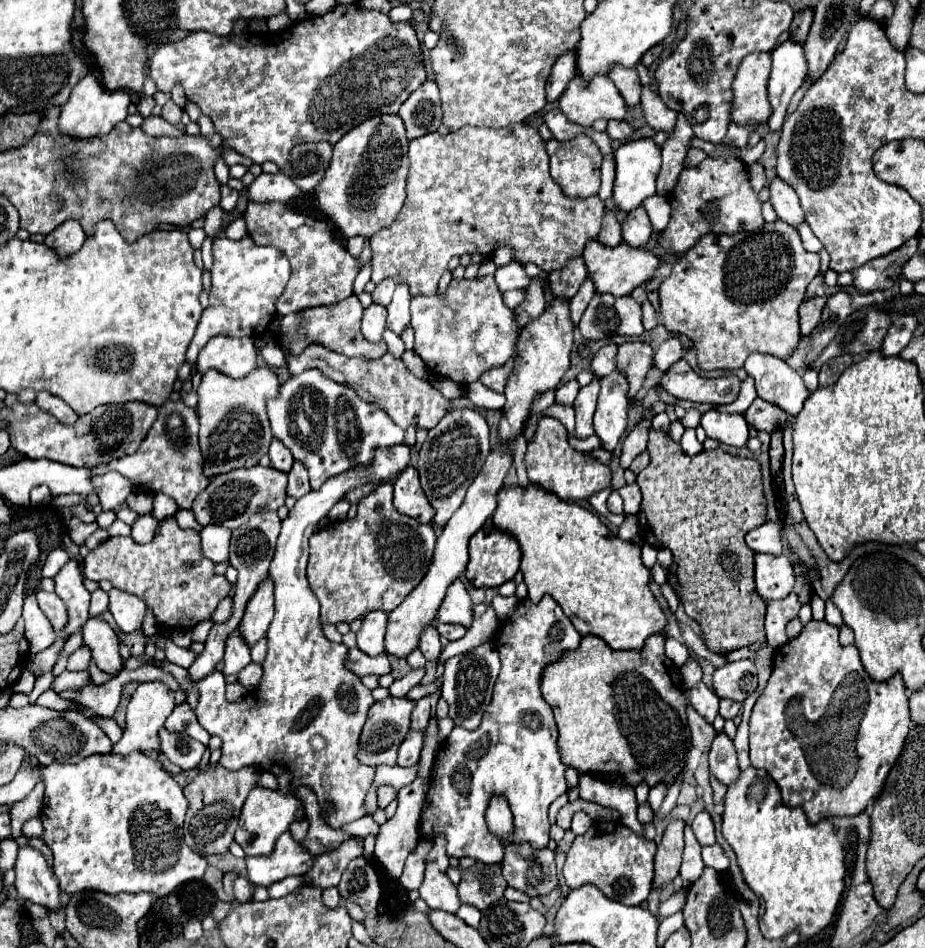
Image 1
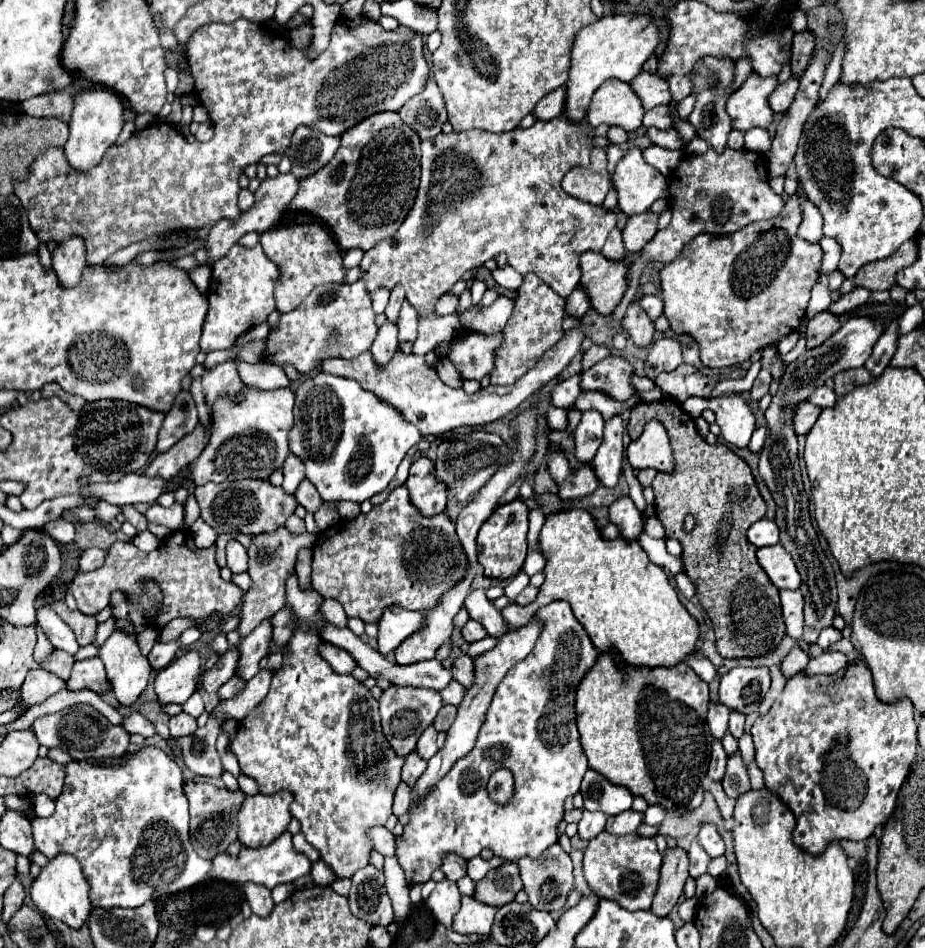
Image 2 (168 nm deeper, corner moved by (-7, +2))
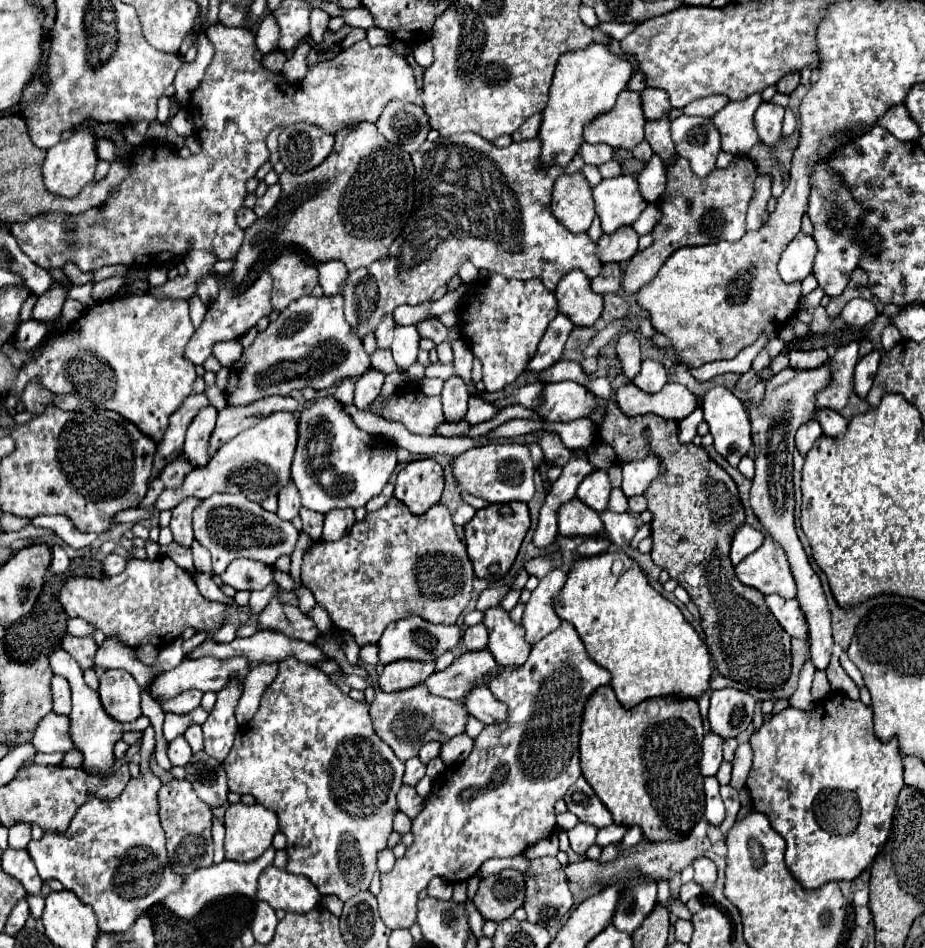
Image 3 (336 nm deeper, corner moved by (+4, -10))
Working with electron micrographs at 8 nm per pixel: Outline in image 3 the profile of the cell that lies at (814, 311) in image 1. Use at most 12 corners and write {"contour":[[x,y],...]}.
{"contour":[[791,350],[789,366],[799,370],[817,368],[829,354],[819,350]]}

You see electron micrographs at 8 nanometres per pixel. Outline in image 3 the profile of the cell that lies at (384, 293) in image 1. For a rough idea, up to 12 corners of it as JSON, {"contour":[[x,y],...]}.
{"contour":[[385,314],[375,330],[377,346],[391,346],[393,316]]}

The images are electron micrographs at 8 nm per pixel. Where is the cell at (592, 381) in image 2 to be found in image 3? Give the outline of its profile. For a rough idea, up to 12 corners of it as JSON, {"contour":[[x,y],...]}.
{"contour":[[577,382],[545,384],[539,416],[571,422],[593,414],[599,398]]}

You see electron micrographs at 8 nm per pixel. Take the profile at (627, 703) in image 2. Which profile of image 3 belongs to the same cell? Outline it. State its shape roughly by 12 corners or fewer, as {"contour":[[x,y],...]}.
{"contour":[[693,698],[585,702],[581,772],[617,824],[703,818]]}

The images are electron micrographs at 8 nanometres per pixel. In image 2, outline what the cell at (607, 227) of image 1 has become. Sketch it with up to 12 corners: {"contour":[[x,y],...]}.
{"contour":[[614,228],[602,256],[614,262],[626,258],[622,232]]}

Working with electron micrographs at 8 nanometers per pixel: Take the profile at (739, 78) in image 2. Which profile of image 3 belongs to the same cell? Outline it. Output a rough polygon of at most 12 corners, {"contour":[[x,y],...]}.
{"contour":[[699,98],[683,108],[689,116],[717,114],[729,98]]}

